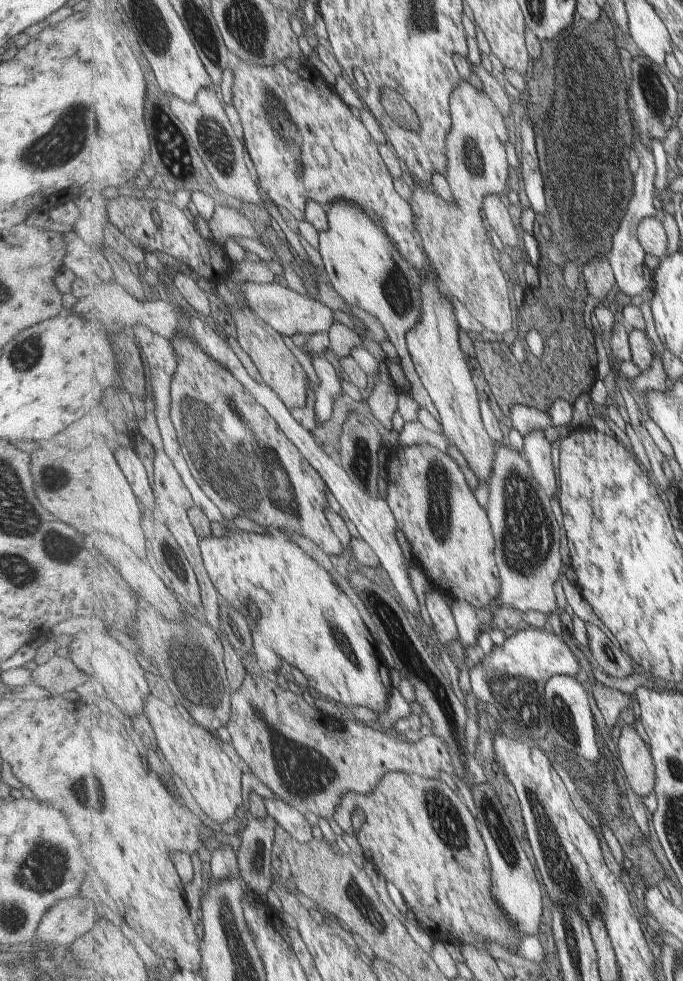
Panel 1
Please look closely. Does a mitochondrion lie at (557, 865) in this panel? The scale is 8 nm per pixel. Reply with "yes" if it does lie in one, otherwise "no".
yes

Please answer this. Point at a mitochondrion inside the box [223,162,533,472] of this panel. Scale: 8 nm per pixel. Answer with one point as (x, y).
(397, 291)

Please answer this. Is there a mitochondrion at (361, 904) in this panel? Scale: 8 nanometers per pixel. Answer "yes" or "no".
yes

